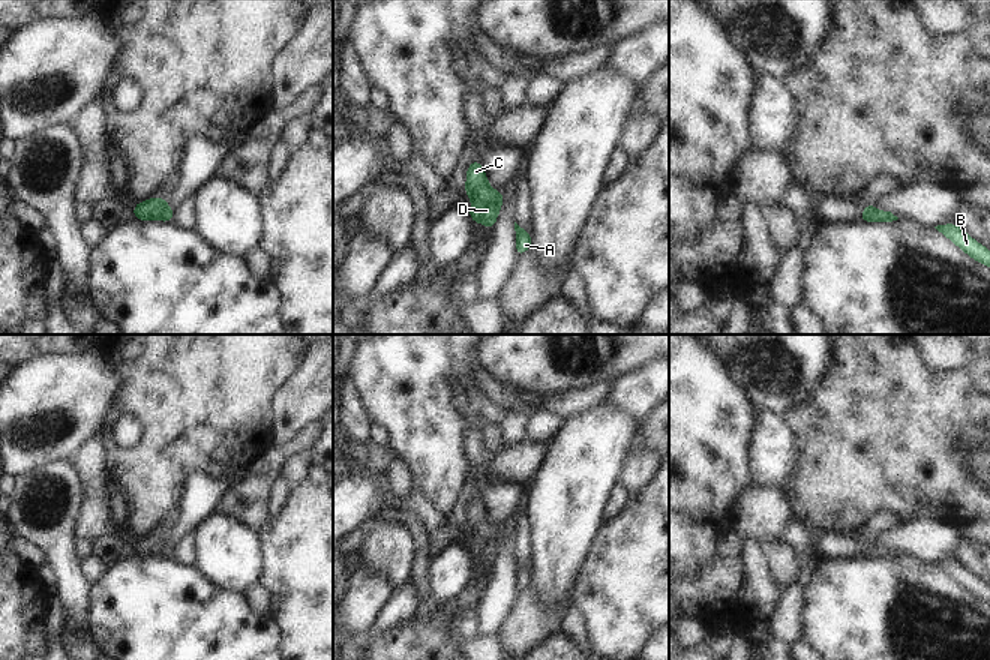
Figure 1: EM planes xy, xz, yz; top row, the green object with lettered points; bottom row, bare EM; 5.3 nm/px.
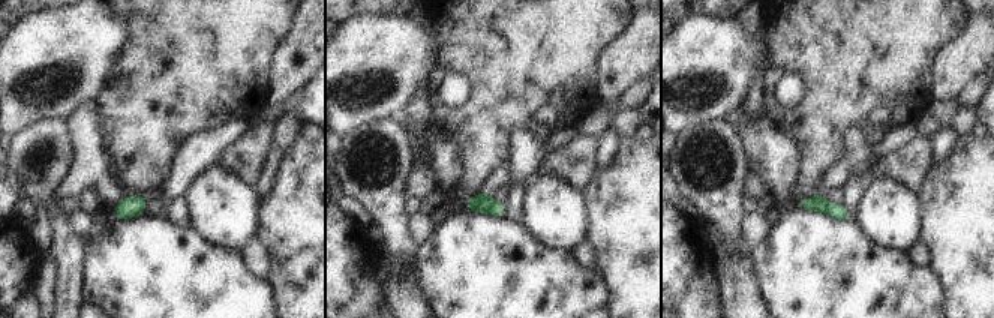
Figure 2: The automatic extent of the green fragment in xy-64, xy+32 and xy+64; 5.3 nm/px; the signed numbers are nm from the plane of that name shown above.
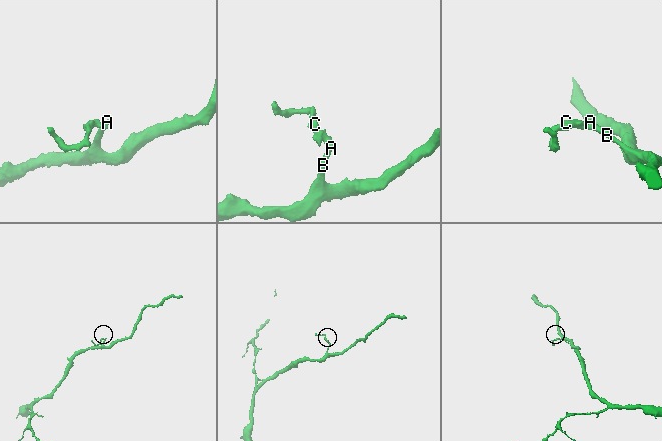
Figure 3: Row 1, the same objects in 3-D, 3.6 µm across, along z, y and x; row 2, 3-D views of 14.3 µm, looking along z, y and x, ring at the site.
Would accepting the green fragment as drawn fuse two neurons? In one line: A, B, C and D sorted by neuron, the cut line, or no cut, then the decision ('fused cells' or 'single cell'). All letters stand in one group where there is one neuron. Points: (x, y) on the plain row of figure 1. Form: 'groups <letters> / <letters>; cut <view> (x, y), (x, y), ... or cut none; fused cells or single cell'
groups A B / C D; cut xy (165, 540), (161, 555); fused cells

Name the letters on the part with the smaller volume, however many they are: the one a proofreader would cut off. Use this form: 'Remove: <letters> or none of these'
Remove: C, D

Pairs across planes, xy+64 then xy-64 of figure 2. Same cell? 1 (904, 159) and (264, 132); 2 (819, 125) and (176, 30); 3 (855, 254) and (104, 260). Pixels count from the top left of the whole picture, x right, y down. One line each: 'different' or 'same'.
1: same
2: same
3: same

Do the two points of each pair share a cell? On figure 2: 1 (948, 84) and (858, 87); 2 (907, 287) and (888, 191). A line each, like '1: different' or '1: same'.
1: different
2: different

